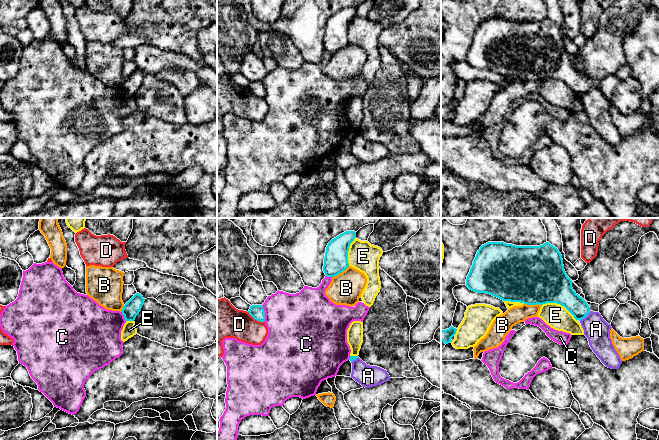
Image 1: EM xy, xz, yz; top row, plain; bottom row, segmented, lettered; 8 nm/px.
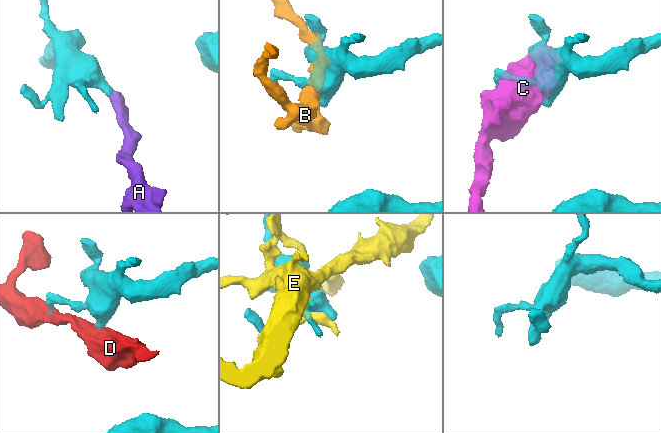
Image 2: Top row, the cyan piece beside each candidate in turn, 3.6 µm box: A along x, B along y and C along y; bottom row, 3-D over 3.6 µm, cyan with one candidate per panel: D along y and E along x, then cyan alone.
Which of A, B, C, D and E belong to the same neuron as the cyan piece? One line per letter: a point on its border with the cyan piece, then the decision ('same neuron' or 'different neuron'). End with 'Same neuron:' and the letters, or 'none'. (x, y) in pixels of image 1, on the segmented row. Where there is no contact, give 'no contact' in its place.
A: meets cyan in yz at (585, 316); different neuron
B: meets cyan in yz at (533, 304); different neuron
C: meets cyan in xz at (264, 313); different neuron
D: meets cyan in xz at (255, 319); different neuron
E: meets cyan in yz at (560, 304); different neuron
Same neuron: none

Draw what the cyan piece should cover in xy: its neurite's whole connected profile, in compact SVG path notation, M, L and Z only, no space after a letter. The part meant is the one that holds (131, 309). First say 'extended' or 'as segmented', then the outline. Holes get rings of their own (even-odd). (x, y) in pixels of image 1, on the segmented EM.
as segmented; M136 293L123 307L122 314L126 321L134 321L141 311L145 299L139 293Z

